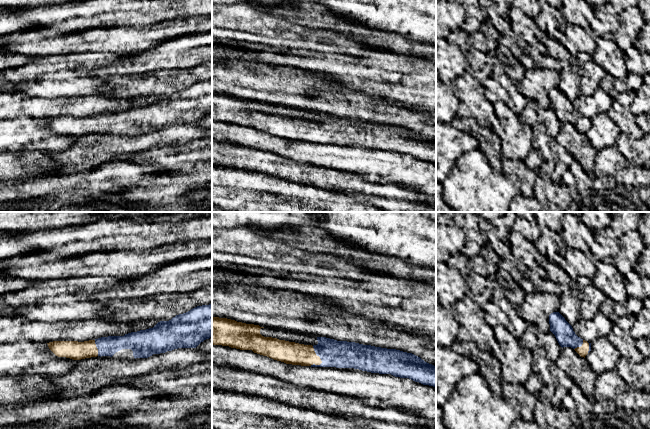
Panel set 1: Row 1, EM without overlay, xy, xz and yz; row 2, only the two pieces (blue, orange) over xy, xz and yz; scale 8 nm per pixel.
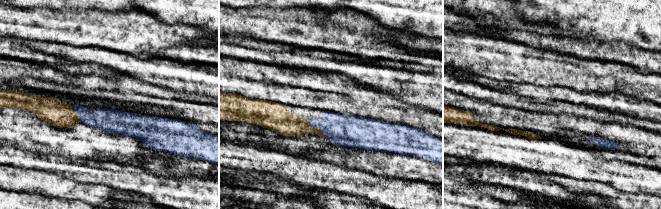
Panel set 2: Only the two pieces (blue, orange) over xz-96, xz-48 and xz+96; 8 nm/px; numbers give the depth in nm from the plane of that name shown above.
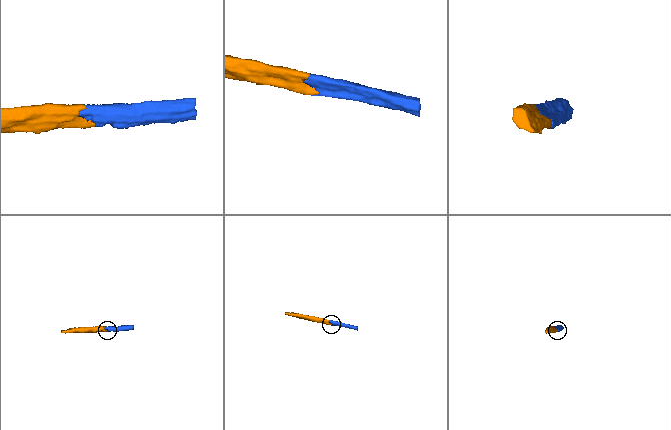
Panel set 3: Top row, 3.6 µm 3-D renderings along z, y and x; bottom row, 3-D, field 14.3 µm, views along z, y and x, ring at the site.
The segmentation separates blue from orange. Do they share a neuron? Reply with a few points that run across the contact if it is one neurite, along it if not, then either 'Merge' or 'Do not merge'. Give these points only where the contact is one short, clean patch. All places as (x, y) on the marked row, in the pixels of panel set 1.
Merge

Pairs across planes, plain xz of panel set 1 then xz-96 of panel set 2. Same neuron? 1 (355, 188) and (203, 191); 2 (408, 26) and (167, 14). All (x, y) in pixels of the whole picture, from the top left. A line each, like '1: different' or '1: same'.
1: same
2: same

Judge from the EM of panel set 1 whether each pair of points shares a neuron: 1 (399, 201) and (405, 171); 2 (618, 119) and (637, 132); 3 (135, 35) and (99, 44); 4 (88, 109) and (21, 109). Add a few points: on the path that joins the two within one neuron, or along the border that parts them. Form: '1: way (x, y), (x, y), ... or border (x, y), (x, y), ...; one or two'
1: border (379, 180), (410, 186), (424, 194); two
2: way (623, 120), (632, 129); one
3: way (126, 38), (108, 39); one
4: way (71, 107), (38, 107); one

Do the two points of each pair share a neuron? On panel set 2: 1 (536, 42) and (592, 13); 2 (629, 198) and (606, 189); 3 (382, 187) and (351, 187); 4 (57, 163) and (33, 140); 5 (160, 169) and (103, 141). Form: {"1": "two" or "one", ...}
{"1": "two", "2": "one", "3": "one", "4": "two", "5": "one"}

